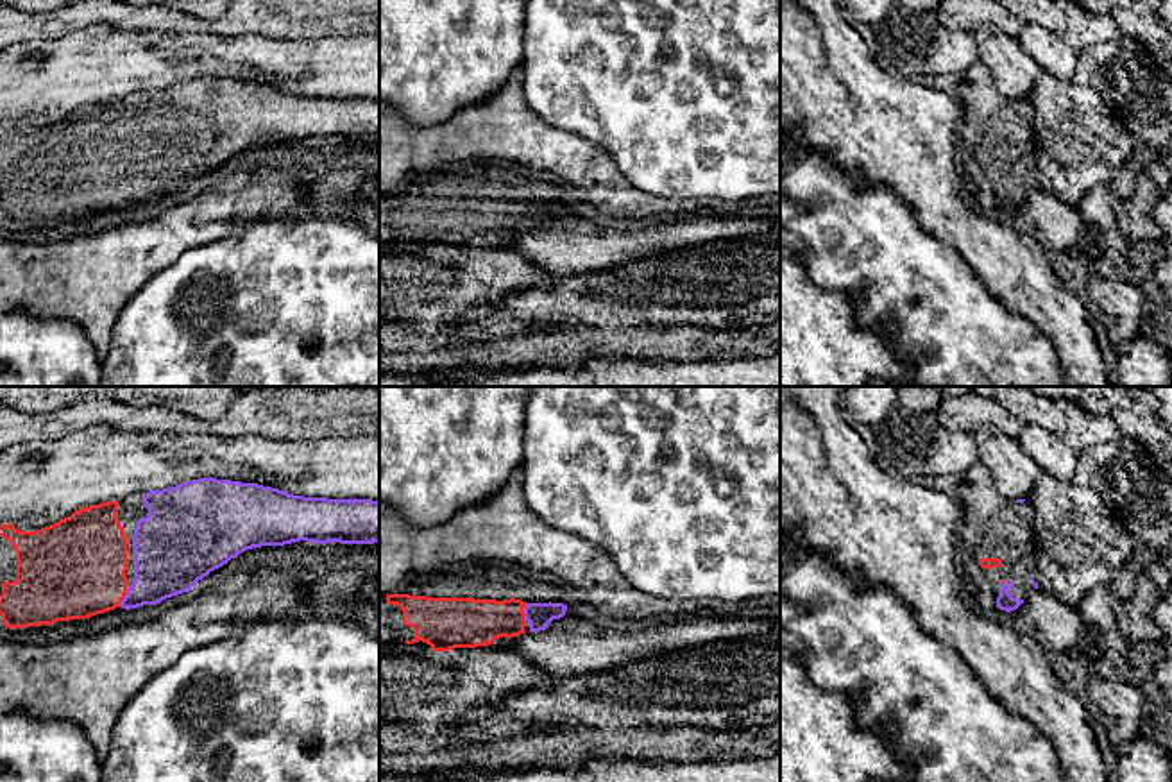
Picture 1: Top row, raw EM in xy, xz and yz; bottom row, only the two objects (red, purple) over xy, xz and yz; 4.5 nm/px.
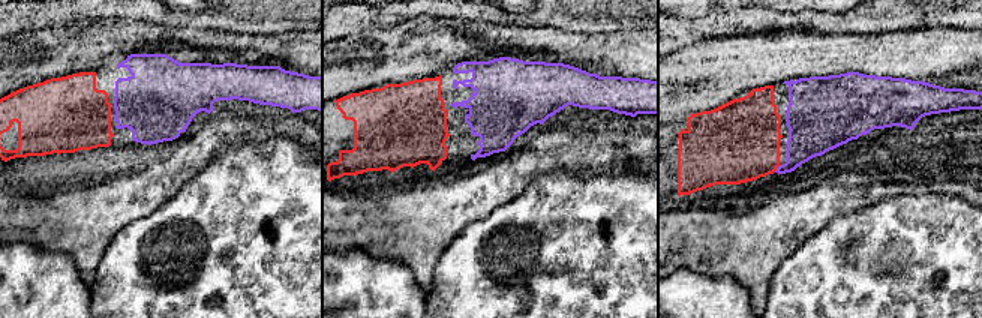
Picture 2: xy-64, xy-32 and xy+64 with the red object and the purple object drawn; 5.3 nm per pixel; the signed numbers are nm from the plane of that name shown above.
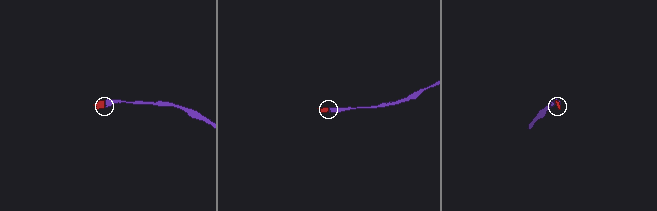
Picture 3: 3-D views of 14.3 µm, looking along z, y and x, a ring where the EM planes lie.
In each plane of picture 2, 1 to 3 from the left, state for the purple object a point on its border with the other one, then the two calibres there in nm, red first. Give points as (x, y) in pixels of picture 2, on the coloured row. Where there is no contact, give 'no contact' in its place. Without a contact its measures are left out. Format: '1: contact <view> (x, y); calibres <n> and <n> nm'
1: no contact
2: no contact
3: contact xy+64 (777, 167); calibres 440 and 240 nm

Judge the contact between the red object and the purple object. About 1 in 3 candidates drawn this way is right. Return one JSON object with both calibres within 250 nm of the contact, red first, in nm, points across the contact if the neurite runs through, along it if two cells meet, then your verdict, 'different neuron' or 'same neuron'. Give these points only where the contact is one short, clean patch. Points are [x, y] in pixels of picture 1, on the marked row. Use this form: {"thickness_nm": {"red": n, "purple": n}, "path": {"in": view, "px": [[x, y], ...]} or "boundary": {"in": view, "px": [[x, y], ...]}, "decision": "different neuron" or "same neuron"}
{"thickness_nm": {"red": 440, "purple": 300}, "path": {"in": "xy", "px": [[76, 569], [86, 580], [124, 596], [167, 560]]}, "decision": "same neuron"}

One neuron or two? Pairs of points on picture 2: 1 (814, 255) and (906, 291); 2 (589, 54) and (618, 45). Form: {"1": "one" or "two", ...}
{"1": "one", "2": "one"}

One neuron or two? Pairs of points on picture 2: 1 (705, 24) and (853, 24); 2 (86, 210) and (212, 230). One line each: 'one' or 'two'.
1: one
2: two

